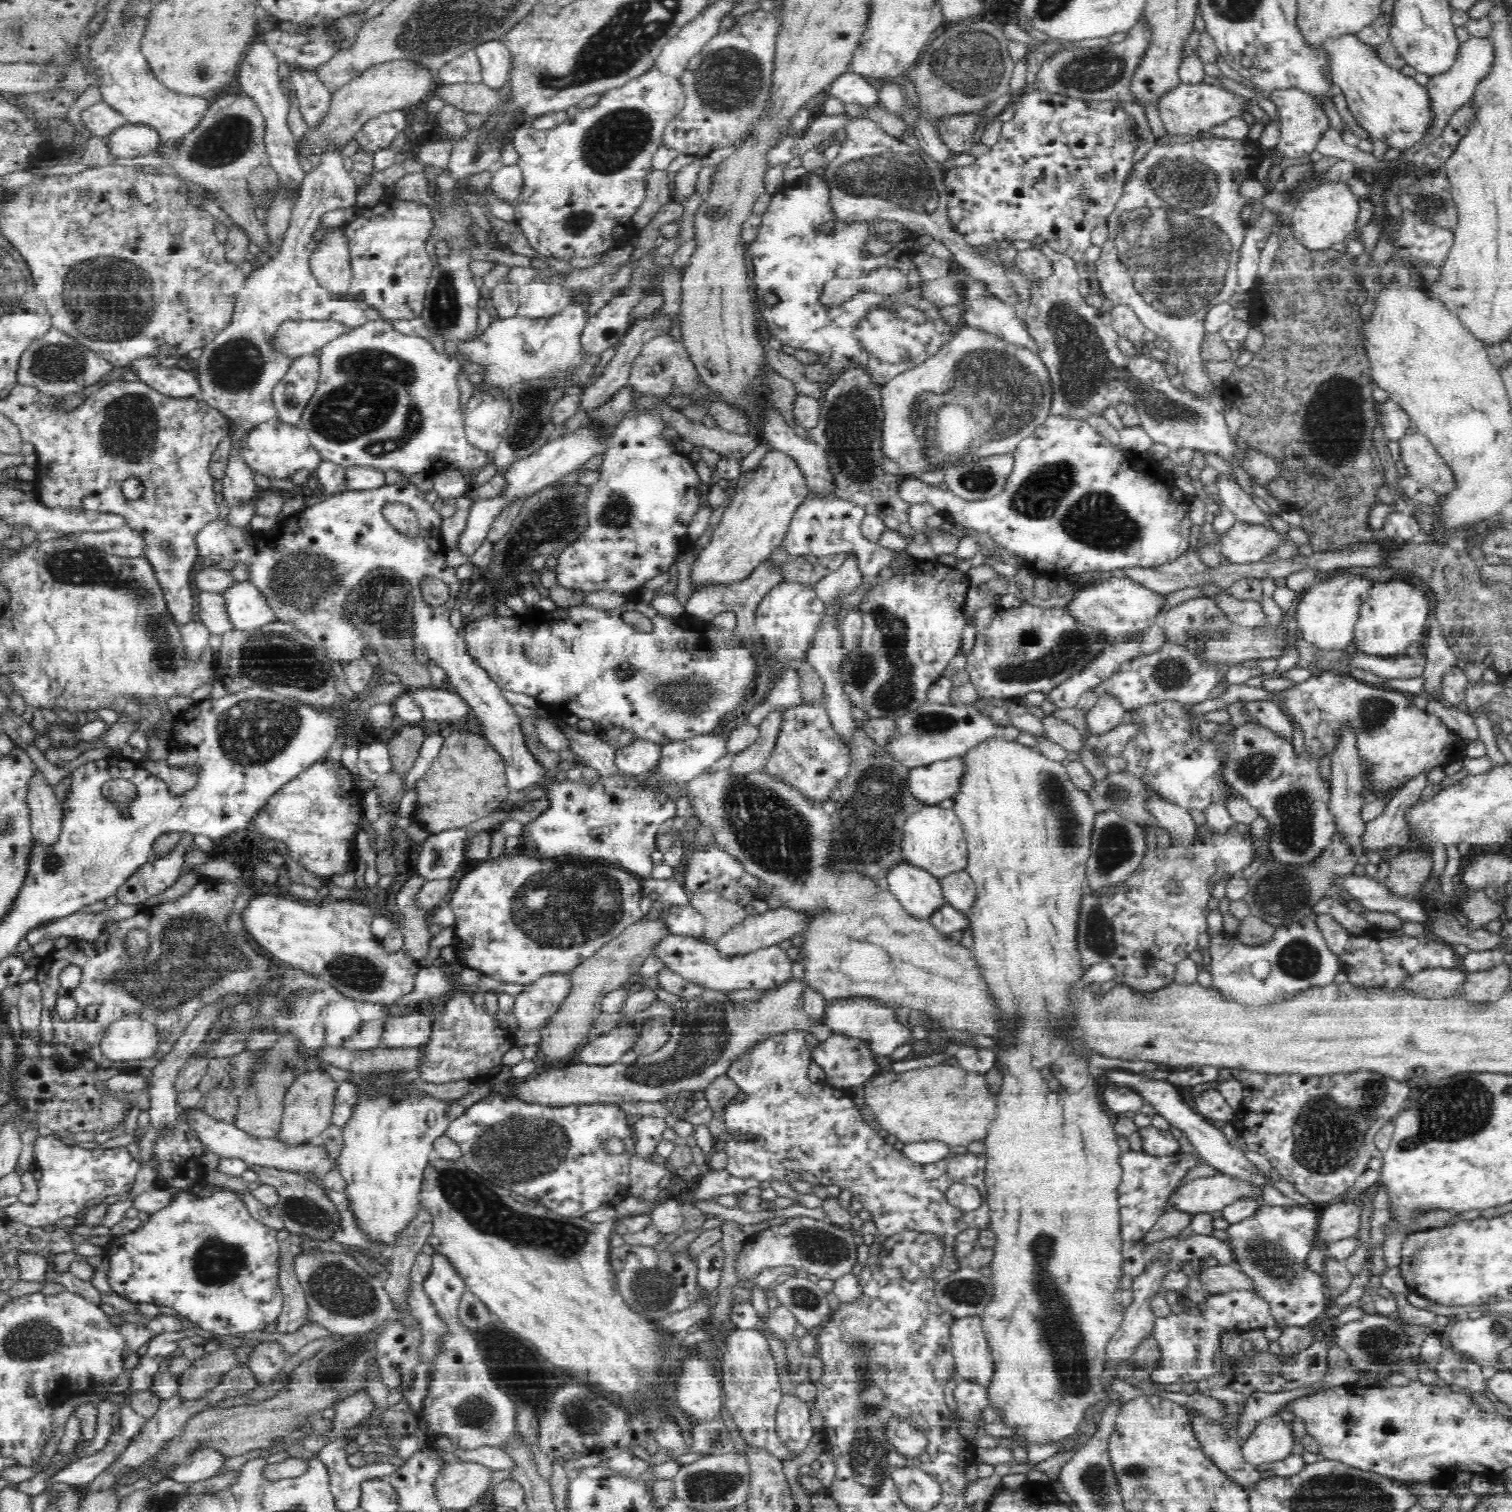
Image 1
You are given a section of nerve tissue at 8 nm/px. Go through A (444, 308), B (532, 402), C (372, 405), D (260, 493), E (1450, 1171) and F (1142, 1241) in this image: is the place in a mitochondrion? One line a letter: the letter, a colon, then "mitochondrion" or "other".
A: mitochondrion
B: mitochondrion
C: mitochondrion
D: other
E: other
F: other

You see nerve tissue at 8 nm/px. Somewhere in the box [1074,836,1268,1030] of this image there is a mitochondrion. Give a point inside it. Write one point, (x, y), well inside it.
(1098, 930)

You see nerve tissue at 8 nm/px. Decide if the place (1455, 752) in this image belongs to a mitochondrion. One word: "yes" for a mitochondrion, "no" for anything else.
no

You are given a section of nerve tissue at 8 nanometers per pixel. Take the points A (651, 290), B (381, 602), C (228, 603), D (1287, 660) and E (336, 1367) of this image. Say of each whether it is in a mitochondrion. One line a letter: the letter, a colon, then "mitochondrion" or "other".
A: other
B: mitochondrion
C: other
D: other
E: mitochondrion

